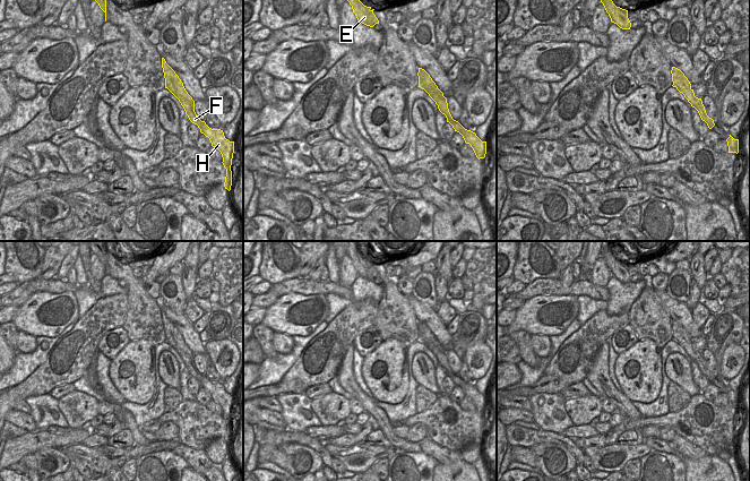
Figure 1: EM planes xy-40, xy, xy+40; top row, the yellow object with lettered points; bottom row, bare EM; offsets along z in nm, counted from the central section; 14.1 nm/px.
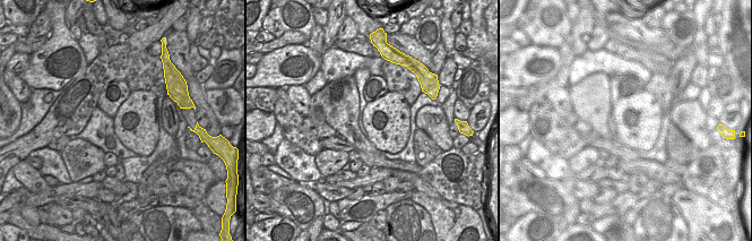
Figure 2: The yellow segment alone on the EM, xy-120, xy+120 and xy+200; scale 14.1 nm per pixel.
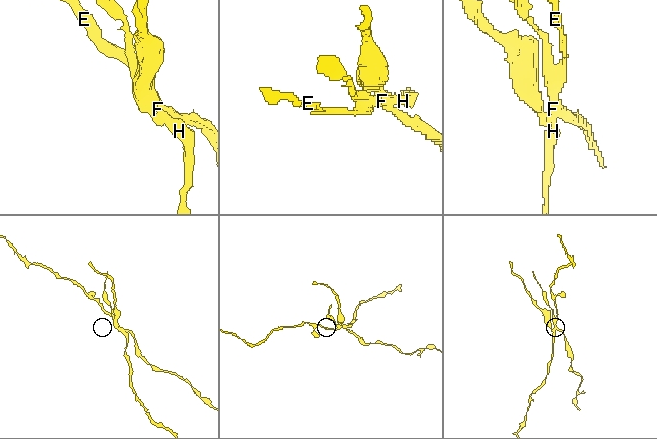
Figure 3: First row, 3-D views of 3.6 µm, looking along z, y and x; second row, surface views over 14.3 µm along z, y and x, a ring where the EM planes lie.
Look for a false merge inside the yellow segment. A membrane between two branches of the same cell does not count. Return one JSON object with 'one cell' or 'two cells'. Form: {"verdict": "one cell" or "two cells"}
{"verdict": "two cells"}

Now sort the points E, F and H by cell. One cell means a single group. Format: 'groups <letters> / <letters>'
groups E / F H

